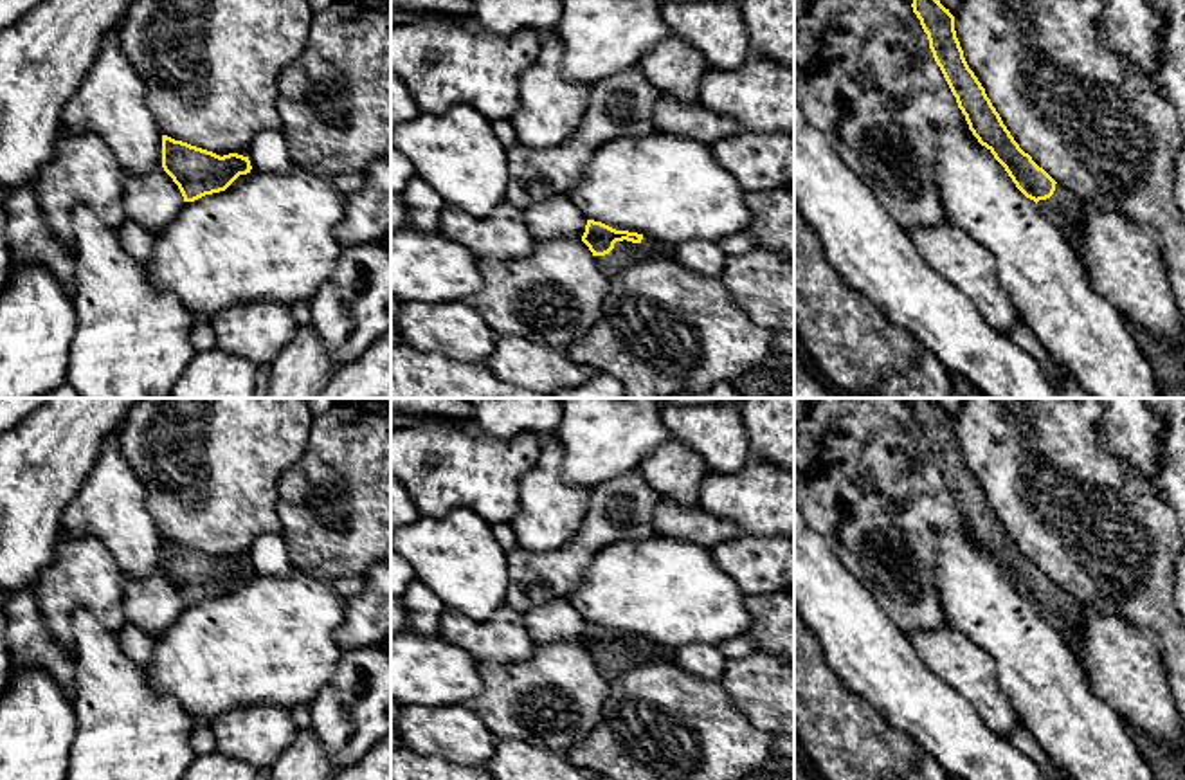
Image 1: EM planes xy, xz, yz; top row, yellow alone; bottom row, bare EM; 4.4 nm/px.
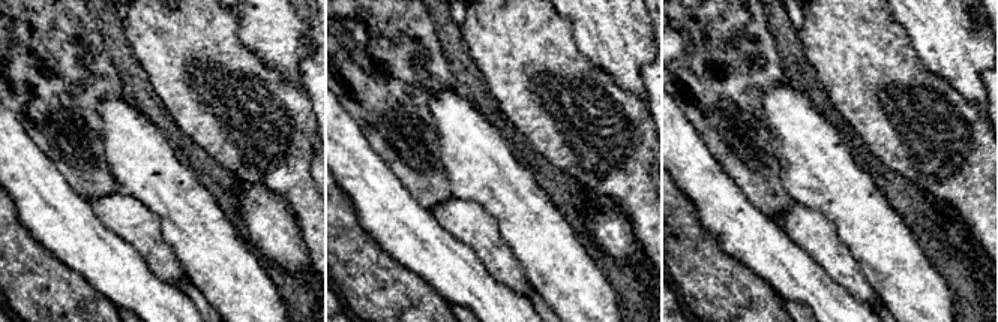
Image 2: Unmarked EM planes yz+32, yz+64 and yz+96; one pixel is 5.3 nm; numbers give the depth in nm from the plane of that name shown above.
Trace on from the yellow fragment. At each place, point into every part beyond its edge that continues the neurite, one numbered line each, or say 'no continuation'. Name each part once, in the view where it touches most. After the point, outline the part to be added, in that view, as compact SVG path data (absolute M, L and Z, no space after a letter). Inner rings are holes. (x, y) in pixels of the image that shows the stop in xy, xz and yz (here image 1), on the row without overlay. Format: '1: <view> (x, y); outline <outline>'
1: xz (625, 656); outline M643 639L639 647L616 645L609 658L594 659L594 663L600 674L611 681L639 663L675 663L675 652L652 639Z

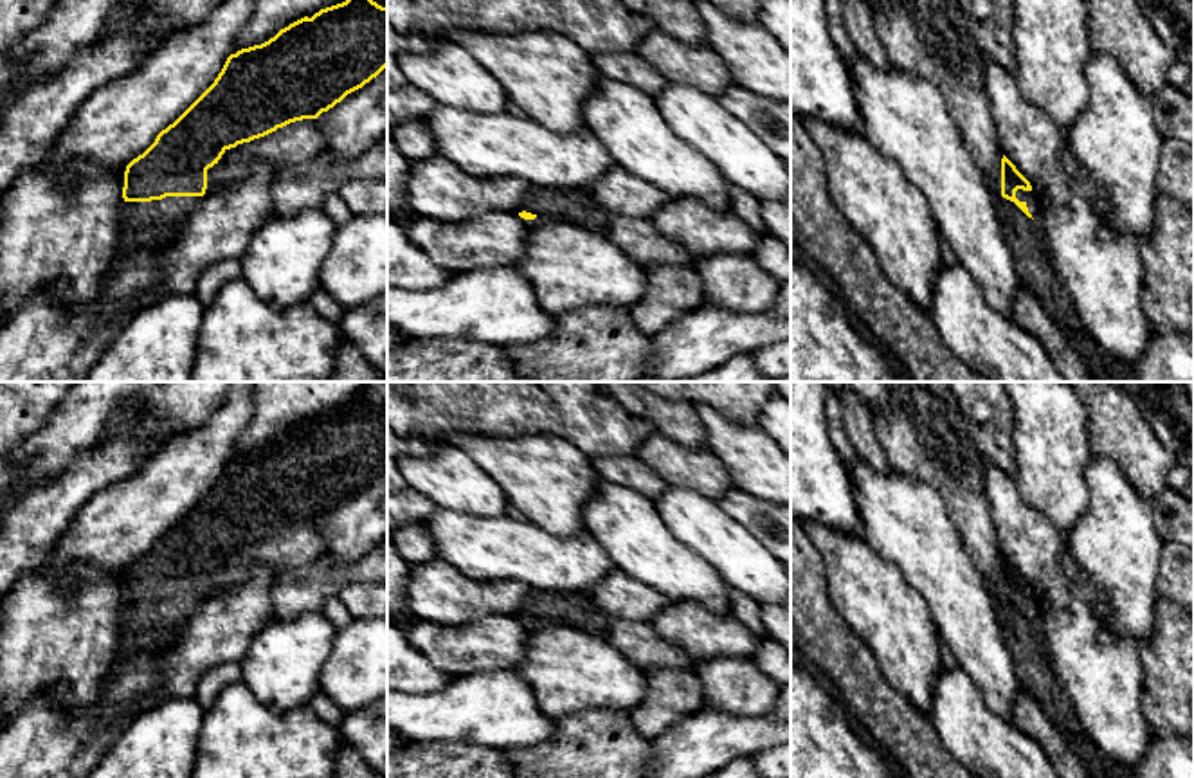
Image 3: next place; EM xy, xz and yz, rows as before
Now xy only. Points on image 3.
1: xy (157, 625); outline M166 600L151 605L122 605L122 656L139 648L166 652L178 639L202 600Z

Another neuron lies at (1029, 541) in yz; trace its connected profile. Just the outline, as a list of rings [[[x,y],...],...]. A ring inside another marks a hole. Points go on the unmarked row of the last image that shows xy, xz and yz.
[[[987,463],[983,486],[1003,558],[1030,585],[1043,612],[1064,609],[1070,602],[1070,580],[1061,565],[1064,533],[1023,501],[1016,479],[1000,466]]]

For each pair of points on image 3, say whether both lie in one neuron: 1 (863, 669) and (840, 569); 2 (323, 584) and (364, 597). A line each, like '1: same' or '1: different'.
1: different
2: different

